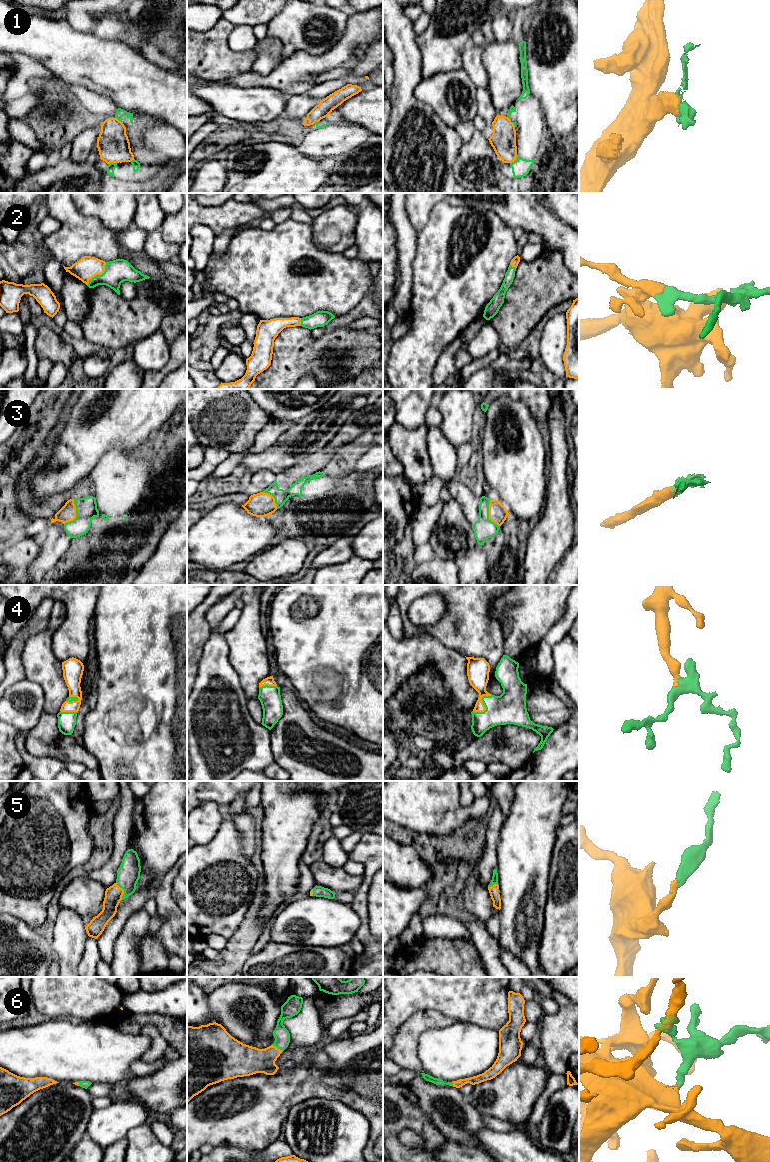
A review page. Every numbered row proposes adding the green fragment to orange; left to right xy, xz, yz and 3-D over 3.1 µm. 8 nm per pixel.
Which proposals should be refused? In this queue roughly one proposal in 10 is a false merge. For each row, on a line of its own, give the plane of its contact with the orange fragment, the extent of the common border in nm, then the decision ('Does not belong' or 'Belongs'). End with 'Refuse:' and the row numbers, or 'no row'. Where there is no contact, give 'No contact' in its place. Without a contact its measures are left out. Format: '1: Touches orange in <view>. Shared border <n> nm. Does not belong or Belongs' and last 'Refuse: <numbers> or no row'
1: Touches orange in yz. Shared border 90 nm. Belongs
2: Touches orange in xy. Shared border 240 nm. Belongs
3: Touches orange in xy. Shared border 220 nm. Belongs
4: Touches orange in yz. Shared border 200 nm. Belongs
5: Touches orange in xy. Shared border 150 nm. Belongs
6: Touches orange in xz. Shared border 110 nm. Belongs
Refuse: no row

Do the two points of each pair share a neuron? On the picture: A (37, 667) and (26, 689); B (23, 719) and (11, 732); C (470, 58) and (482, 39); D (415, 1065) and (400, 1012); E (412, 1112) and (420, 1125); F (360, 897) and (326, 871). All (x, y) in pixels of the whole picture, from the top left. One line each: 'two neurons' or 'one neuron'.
A: two neurons
B: two neurons
C: two neurons
D: two neurons
E: one neuron
F: two neurons

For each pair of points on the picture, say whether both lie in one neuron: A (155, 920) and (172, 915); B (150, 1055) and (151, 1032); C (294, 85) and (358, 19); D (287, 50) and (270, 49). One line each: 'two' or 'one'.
A: two
B: one
C: one
D: two

